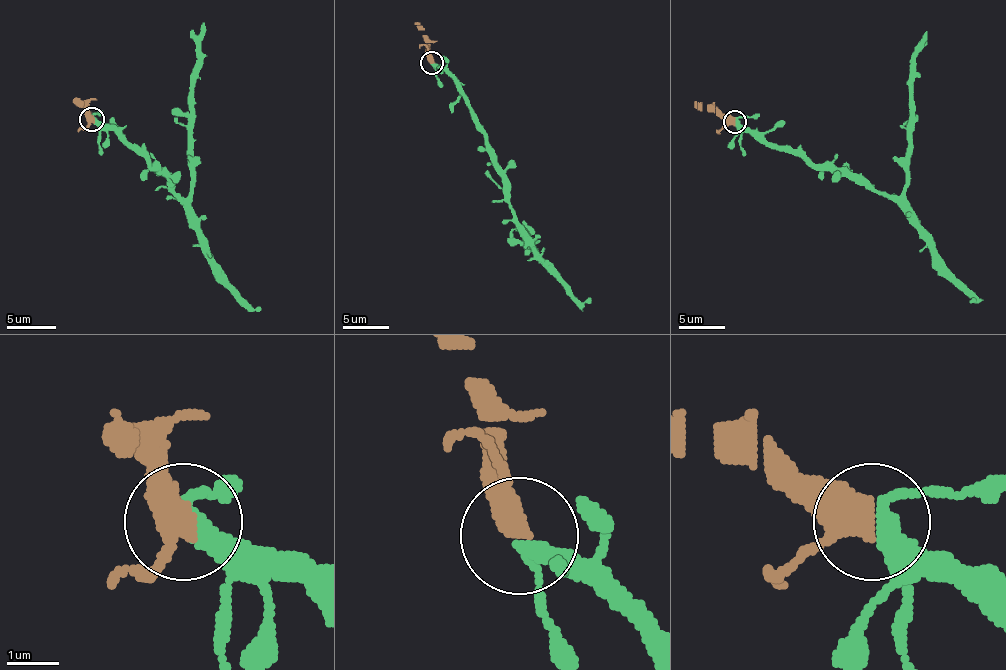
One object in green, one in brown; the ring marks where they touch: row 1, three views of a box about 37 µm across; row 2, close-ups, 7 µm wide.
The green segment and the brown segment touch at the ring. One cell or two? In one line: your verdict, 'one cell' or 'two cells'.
one cell

